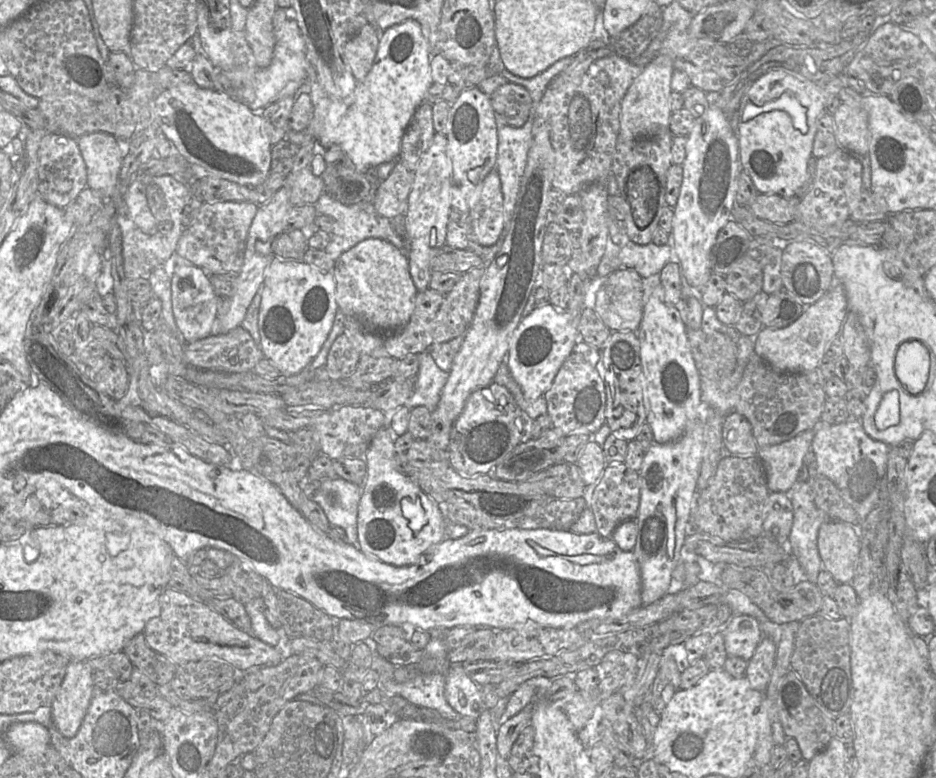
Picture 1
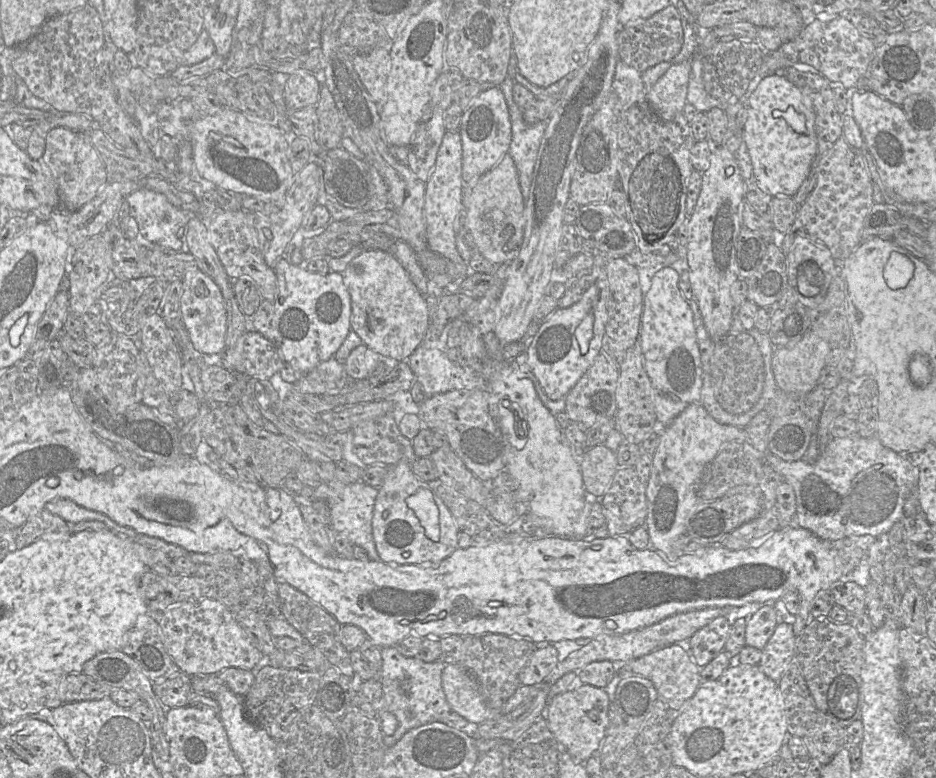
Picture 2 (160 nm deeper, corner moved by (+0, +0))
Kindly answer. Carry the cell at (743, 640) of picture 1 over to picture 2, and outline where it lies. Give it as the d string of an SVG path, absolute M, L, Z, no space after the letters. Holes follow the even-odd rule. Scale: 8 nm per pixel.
M764 604L747 620L745 643L762 650L780 623L779 613L774 604Z

